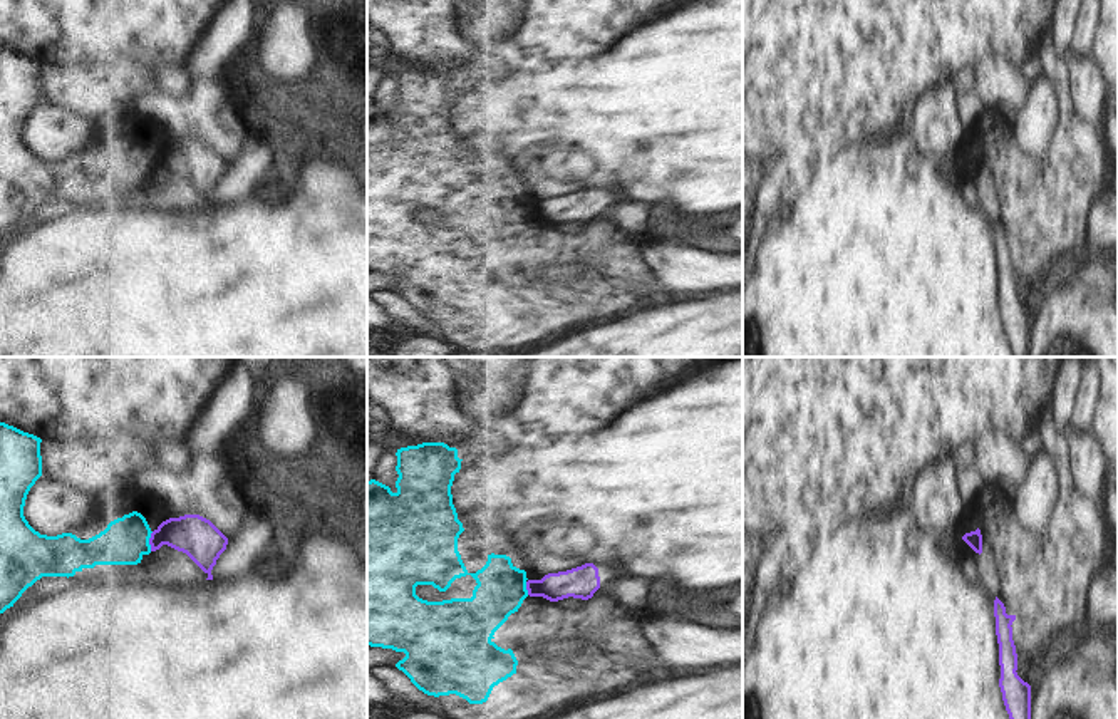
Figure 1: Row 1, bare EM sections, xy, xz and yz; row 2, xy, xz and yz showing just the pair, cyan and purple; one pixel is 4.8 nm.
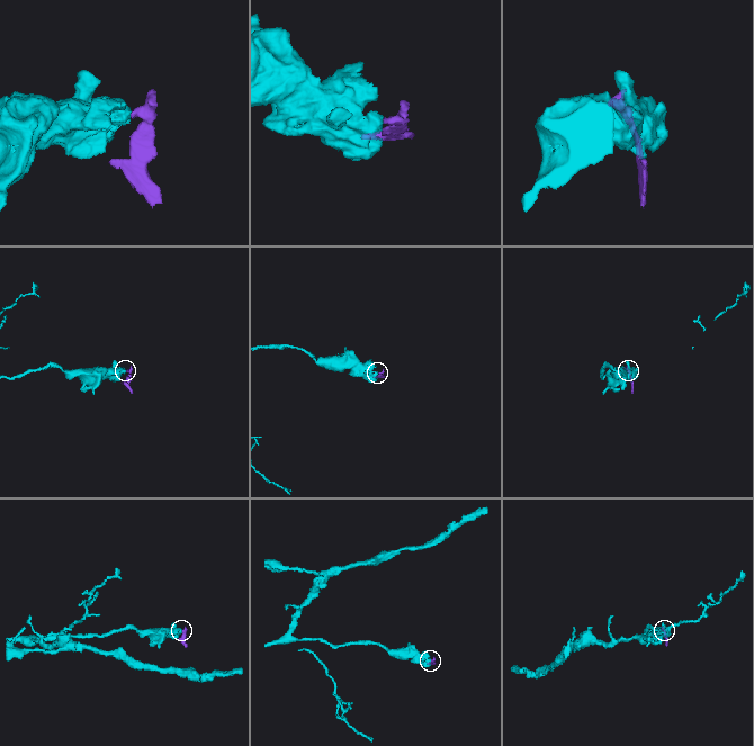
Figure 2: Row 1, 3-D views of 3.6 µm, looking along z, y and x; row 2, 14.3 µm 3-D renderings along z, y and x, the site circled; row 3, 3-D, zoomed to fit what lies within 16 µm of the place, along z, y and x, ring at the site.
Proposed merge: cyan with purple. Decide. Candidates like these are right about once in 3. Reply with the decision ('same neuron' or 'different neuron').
different neuron

